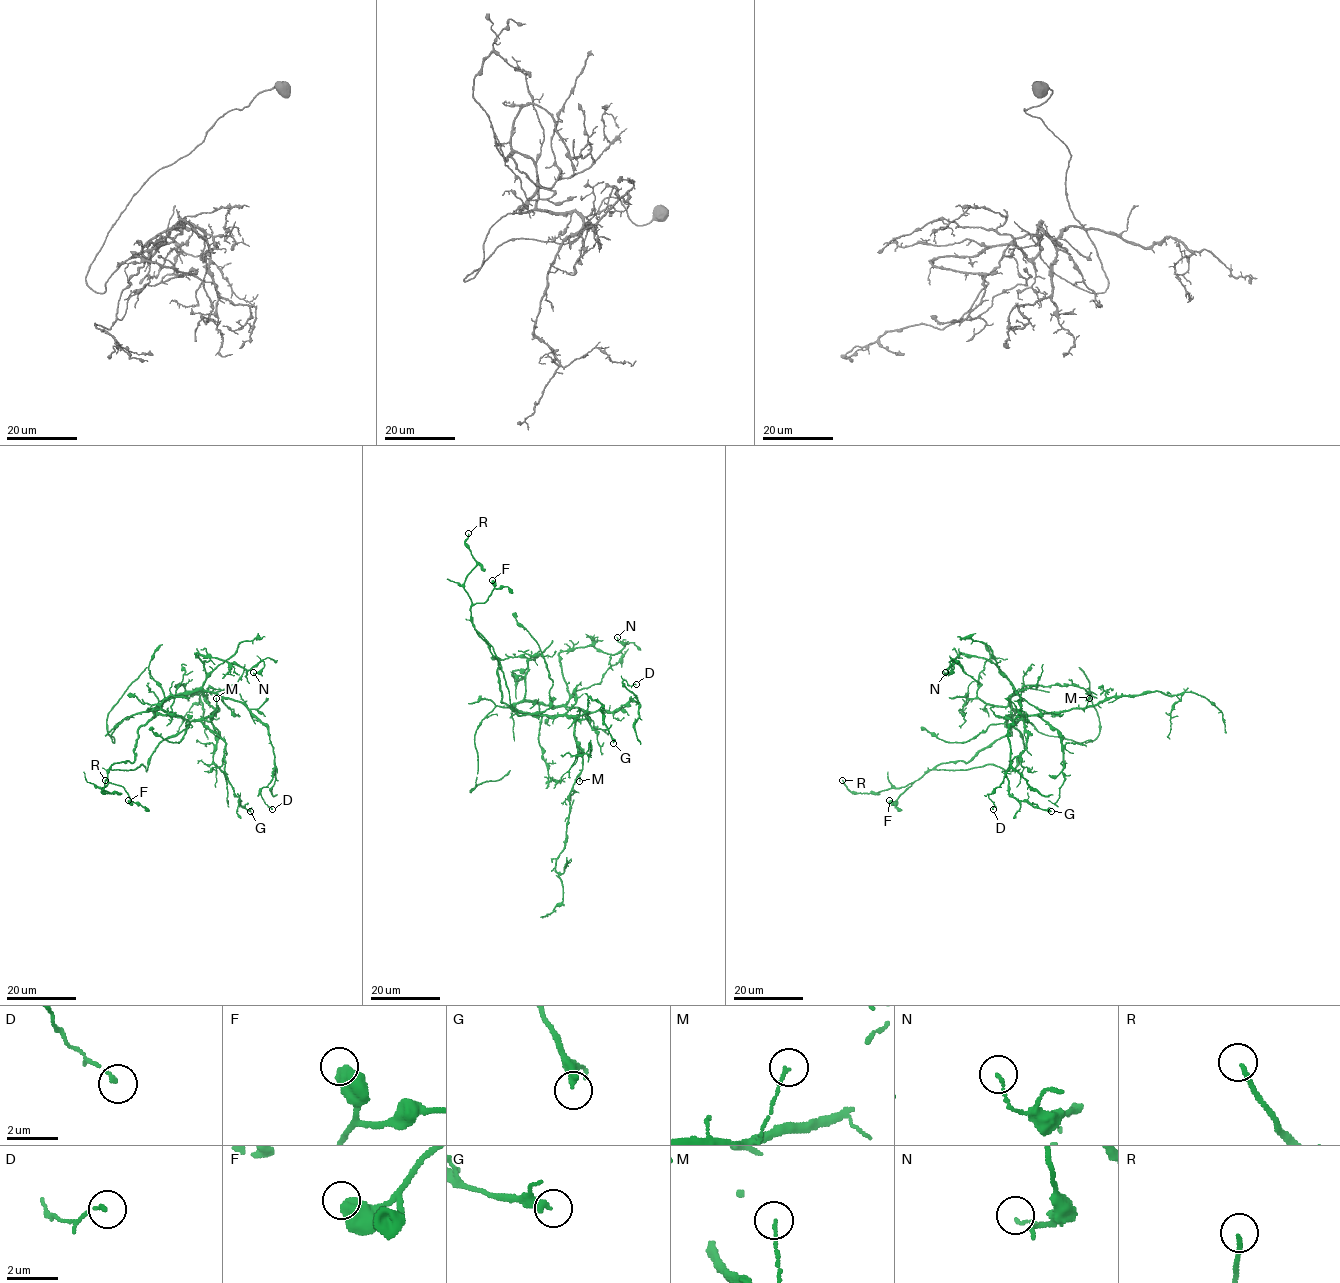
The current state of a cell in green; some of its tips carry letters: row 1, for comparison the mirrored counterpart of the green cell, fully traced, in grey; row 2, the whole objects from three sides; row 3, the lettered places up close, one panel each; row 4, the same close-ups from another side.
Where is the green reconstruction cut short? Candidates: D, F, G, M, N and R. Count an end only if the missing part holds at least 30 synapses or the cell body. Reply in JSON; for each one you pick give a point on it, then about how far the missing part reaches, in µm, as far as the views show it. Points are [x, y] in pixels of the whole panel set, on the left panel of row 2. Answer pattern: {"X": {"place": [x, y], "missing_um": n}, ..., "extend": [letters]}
{"extend": []}

